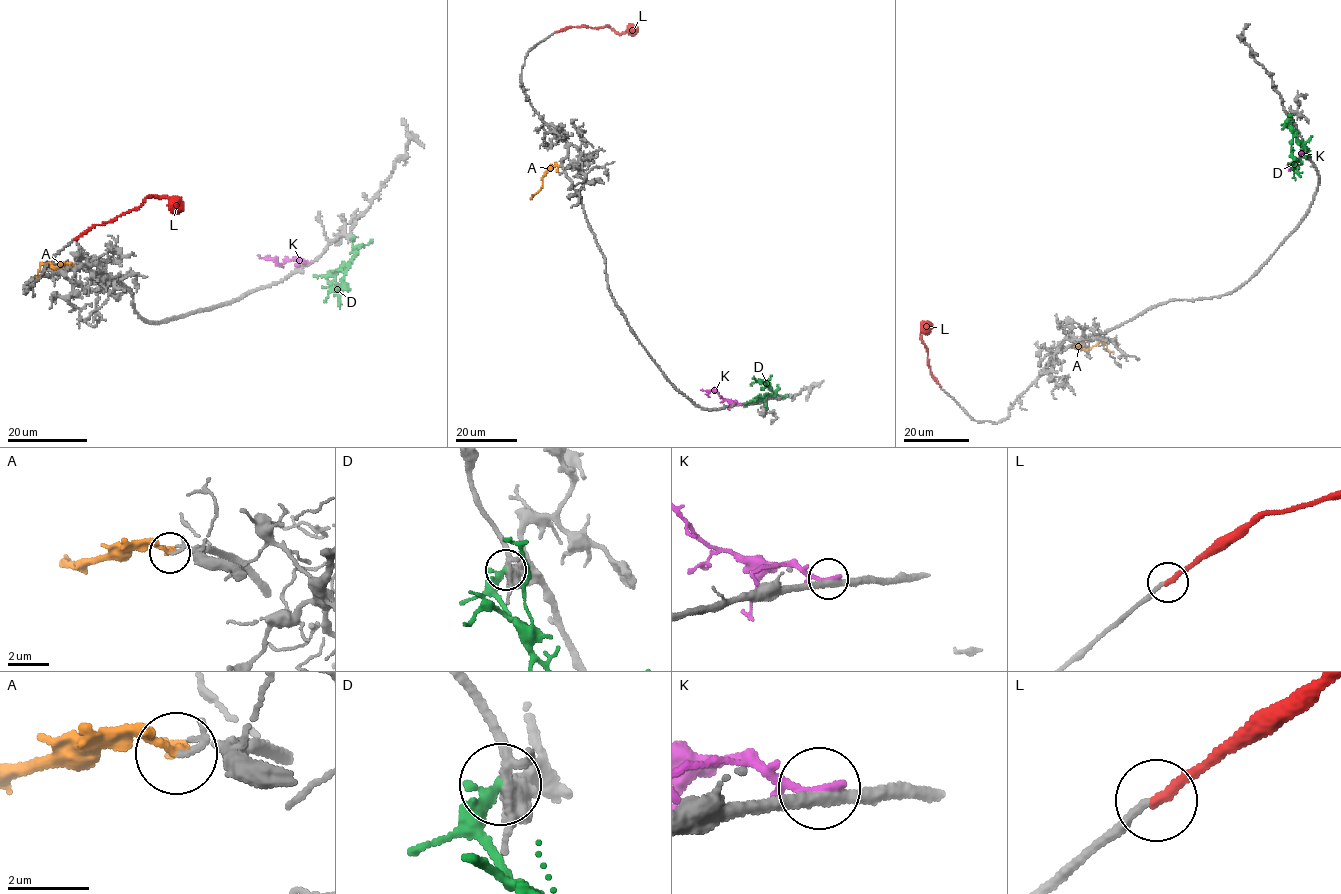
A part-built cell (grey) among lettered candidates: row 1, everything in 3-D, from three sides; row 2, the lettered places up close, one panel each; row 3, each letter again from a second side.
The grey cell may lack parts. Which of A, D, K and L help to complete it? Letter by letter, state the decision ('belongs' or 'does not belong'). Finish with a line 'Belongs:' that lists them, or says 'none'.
A: does not belong
D: does not belong
K: does not belong
L: belongs
Belongs: L

